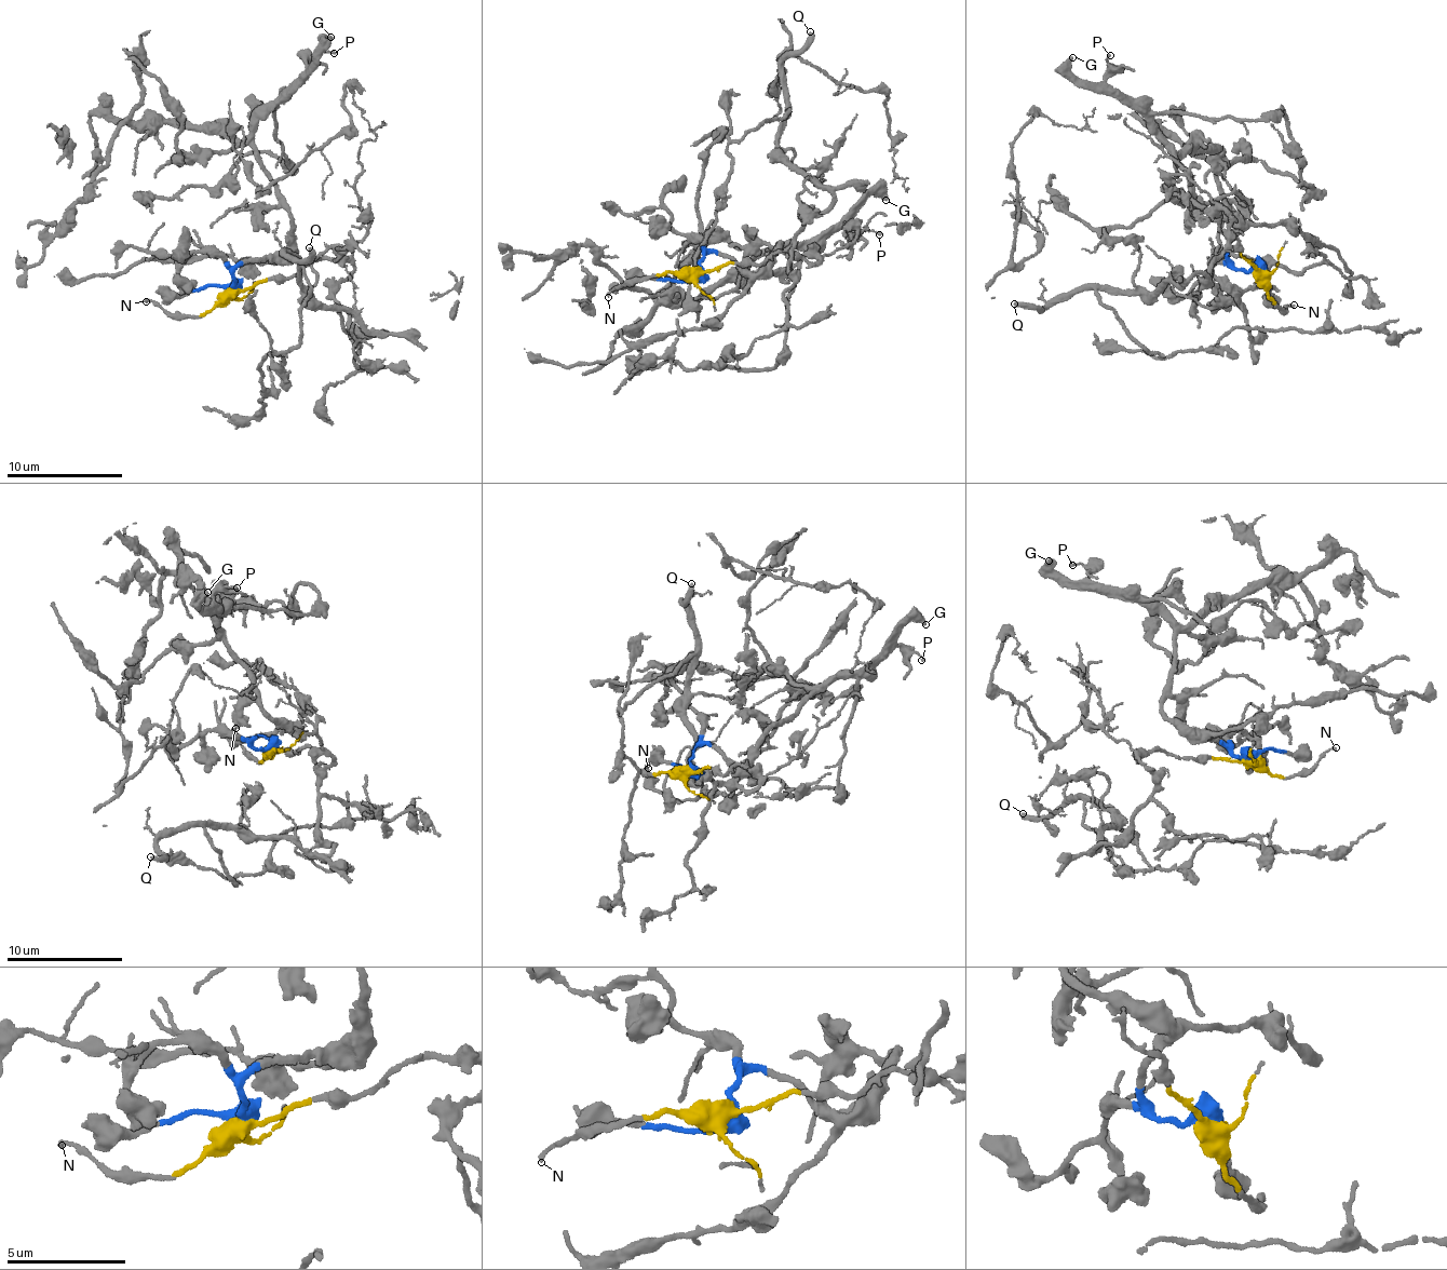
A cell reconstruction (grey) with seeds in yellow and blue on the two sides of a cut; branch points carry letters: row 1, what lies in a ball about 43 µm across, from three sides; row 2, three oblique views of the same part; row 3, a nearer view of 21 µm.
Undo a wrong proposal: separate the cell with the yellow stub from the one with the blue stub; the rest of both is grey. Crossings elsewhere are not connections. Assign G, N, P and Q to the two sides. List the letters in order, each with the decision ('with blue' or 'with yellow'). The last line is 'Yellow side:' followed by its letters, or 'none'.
G: with blue
N: with yellow
P: with blue
Q: with yellow
Yellow side: N, Q

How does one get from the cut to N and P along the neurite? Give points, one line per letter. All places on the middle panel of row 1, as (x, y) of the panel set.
N: (695, 275), (668, 272), (626, 280), (611, 289), (608, 298)
P: (695, 275), (707, 250), (753, 272), (778, 244), (776, 255), (771, 251), (850, 220), (880, 235)

